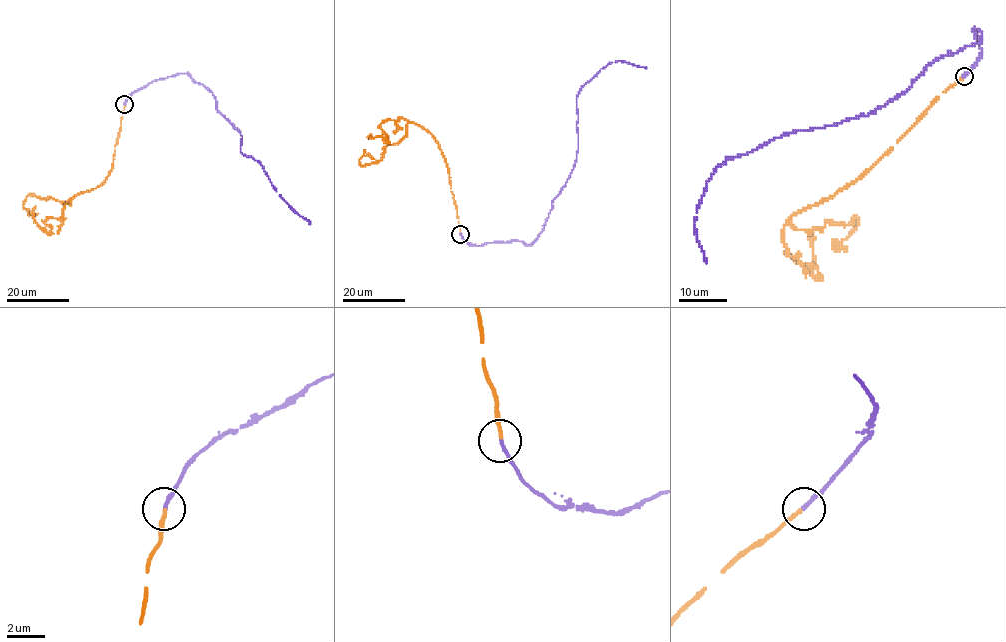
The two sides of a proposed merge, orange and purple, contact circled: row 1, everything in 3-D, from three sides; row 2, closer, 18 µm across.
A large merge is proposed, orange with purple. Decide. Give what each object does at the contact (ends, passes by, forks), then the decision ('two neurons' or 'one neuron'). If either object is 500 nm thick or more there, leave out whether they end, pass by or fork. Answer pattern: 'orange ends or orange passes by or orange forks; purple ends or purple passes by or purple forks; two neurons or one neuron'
orange ends; purple ends; one neuron

